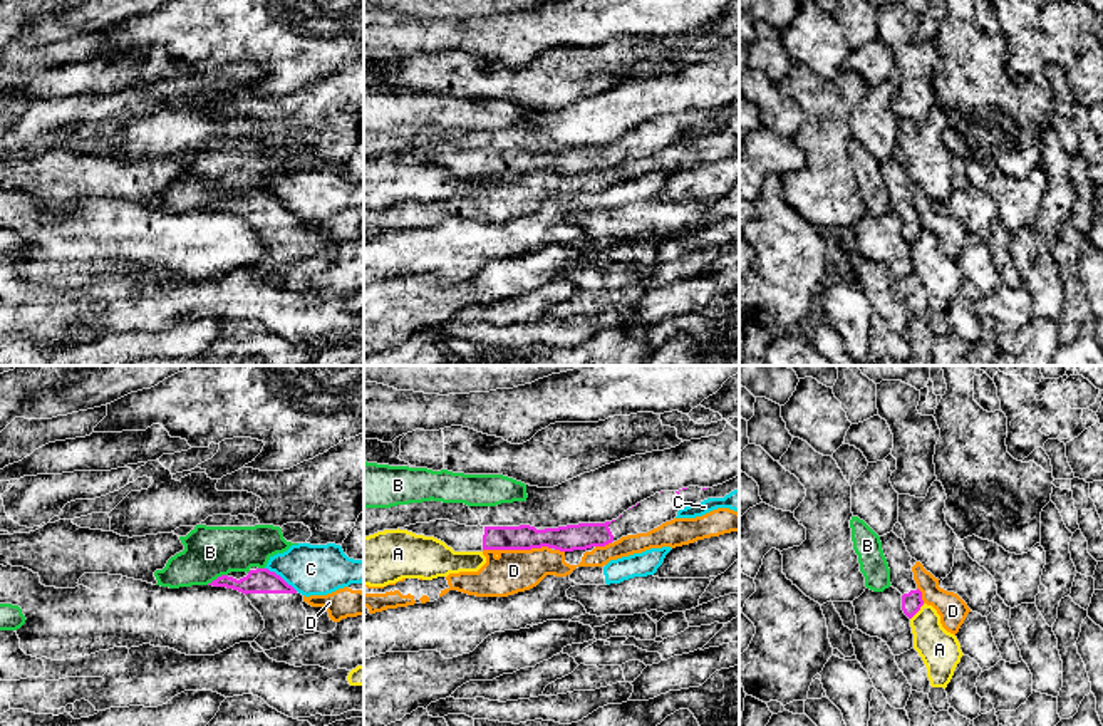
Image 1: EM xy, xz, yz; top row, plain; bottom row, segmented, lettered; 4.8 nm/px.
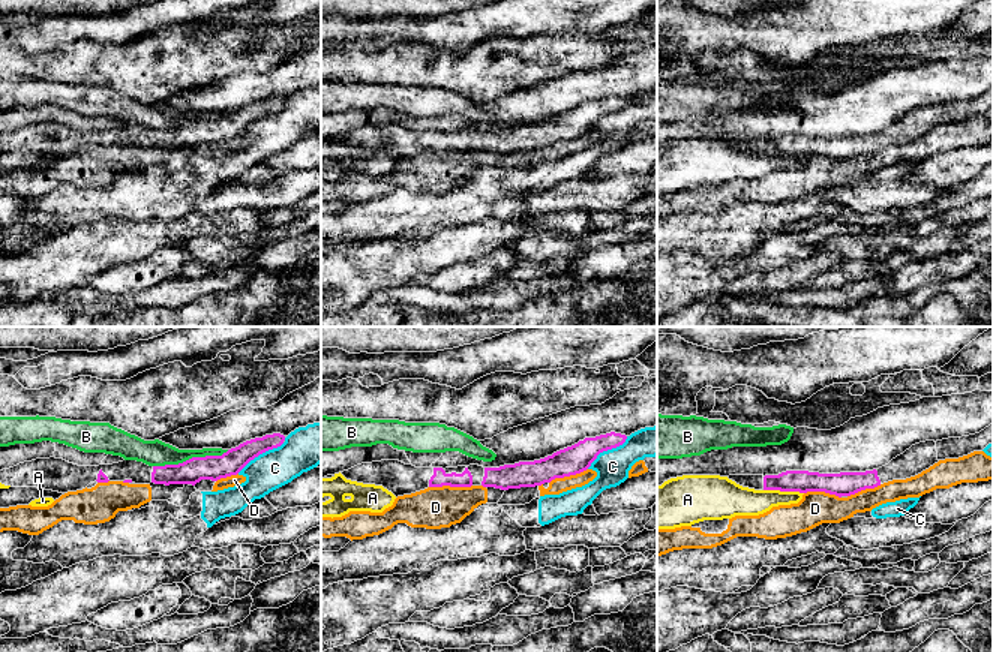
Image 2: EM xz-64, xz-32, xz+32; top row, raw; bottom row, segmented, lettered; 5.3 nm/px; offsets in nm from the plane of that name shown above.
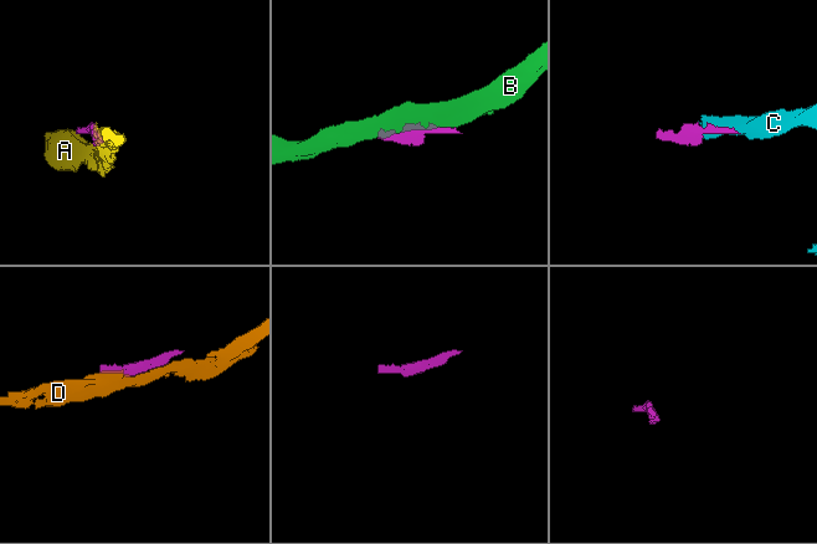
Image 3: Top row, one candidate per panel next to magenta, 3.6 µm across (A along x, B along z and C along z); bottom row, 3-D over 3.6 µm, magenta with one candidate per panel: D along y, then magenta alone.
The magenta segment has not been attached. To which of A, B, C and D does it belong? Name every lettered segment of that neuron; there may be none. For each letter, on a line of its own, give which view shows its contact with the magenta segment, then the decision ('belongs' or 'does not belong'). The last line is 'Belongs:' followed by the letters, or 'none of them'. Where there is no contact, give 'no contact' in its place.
A: meets magenta in yz; does not belong
B: meets magenta in xy; does not belong
C: meets magenta in xy; does not belong
D: meets magenta in xz; does not belong
Belongs: none of them

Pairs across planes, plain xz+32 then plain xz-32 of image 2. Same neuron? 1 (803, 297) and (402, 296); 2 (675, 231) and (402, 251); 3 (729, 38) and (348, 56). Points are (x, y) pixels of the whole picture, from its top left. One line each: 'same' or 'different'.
1: same
2: different
3: different

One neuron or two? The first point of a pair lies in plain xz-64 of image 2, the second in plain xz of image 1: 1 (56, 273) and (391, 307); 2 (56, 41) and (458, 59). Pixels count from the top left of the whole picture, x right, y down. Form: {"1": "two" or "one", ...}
{"1": "one", "2": "two"}

